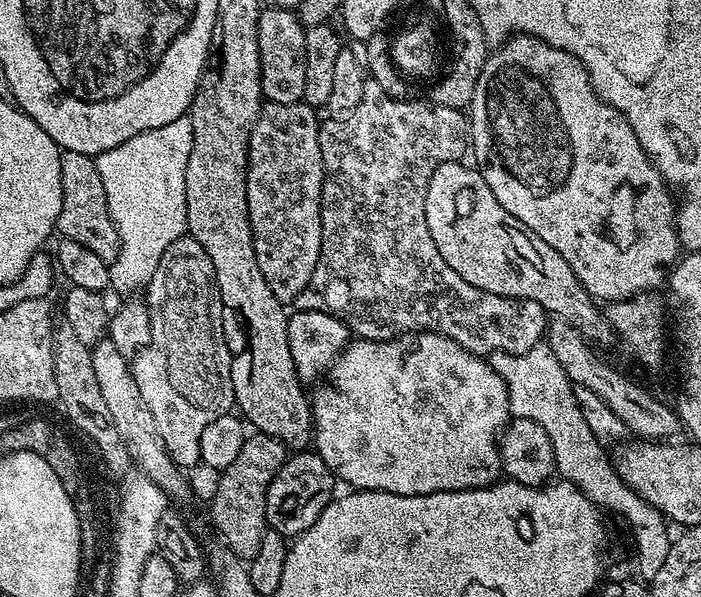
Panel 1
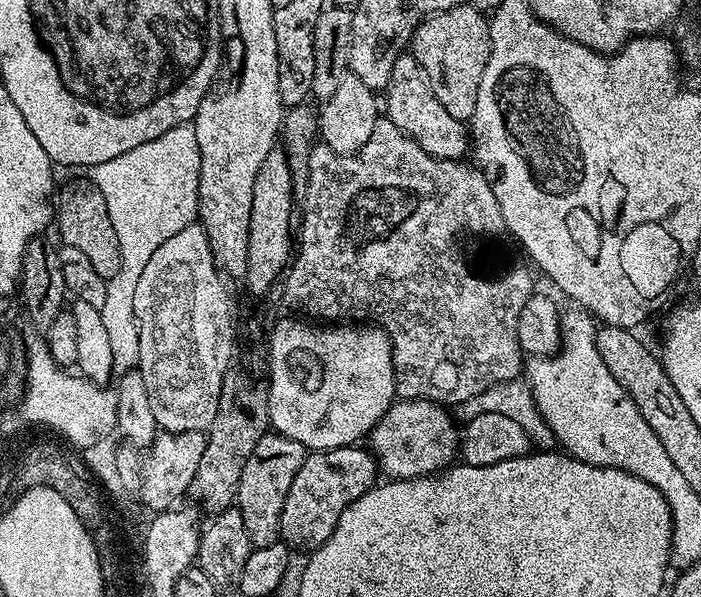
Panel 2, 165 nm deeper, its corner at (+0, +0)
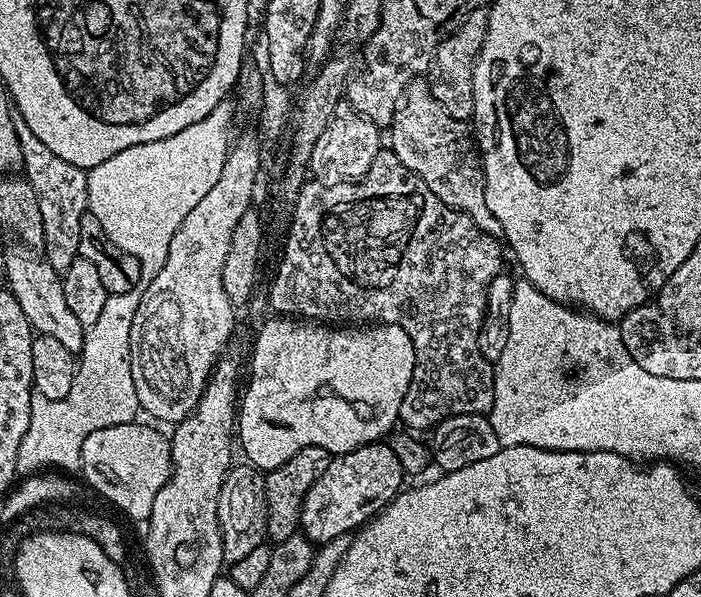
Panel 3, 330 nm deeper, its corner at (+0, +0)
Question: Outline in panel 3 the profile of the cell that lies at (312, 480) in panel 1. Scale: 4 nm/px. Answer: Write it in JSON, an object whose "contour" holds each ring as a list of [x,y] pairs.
{"contour":[[[388,442],[367,444],[349,452],[333,455],[326,470],[310,486],[306,502],[302,502],[299,531],[319,546],[339,536],[348,536],[368,523],[405,487],[402,463]]]}

